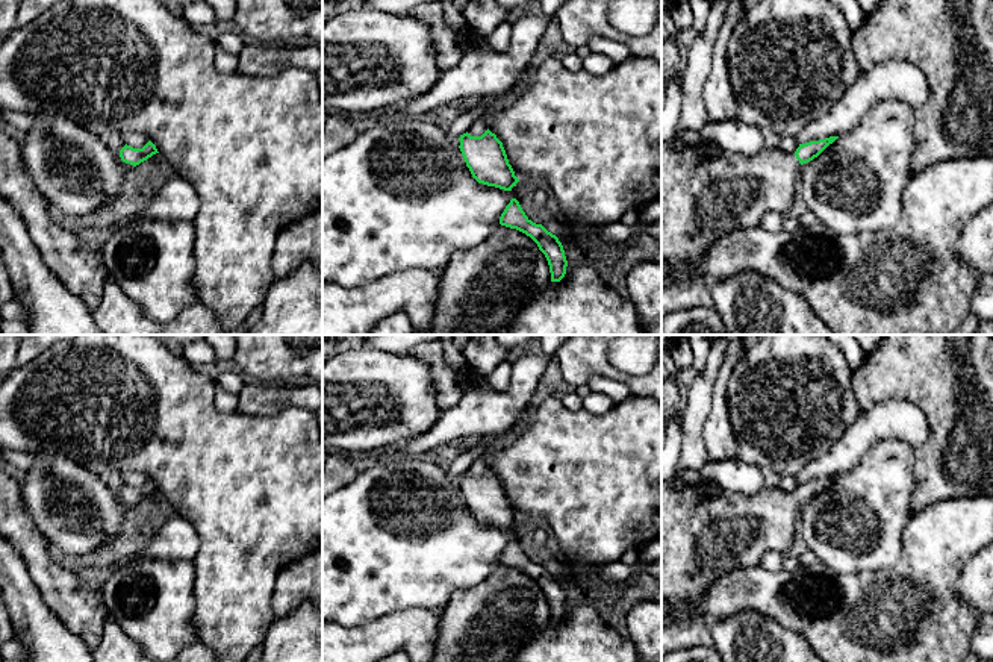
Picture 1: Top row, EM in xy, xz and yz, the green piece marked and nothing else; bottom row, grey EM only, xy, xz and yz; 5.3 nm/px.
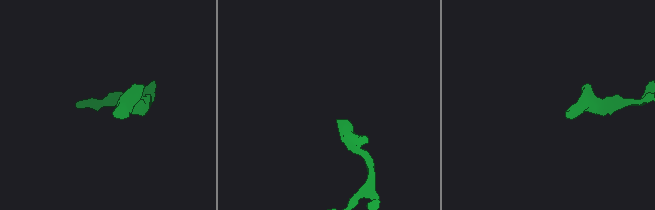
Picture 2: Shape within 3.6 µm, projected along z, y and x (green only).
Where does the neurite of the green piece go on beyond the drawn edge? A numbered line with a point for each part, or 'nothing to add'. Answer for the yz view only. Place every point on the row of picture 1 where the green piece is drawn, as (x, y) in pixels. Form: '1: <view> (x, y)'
1: yz (706, 191)

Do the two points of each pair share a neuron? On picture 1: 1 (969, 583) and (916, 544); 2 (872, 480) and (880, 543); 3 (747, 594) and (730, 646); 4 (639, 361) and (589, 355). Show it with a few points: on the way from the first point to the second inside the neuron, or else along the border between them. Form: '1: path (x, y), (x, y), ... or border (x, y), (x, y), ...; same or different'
1: border (977, 552), (955, 583), (955, 591), (974, 608); different
2: path (872, 496), (872, 527); same
3: border (775, 620), (754, 611), (739, 611), (710, 626); different
4: border (606, 350), (615, 367), (641, 374); different

